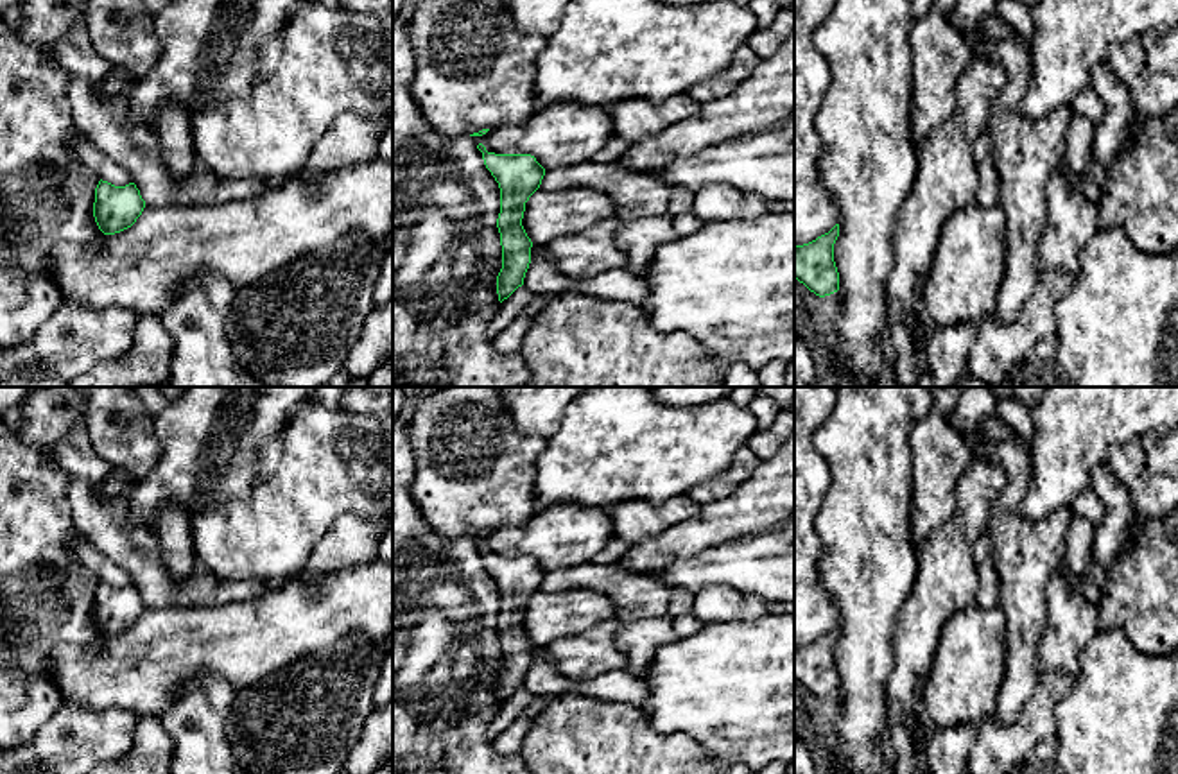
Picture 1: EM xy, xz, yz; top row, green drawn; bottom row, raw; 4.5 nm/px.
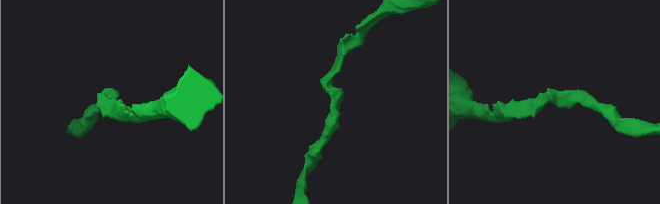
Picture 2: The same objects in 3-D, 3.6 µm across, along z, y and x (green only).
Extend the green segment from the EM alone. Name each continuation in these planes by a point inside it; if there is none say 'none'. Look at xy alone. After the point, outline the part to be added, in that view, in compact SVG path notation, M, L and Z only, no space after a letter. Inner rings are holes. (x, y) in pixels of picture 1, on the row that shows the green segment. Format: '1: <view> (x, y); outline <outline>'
none

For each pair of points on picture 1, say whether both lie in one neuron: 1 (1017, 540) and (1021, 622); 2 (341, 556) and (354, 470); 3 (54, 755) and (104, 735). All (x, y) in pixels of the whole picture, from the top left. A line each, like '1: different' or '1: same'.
1: same
2: different
3: same

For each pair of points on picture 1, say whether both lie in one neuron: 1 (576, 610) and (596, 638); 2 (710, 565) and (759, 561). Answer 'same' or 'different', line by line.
1: different
2: same

